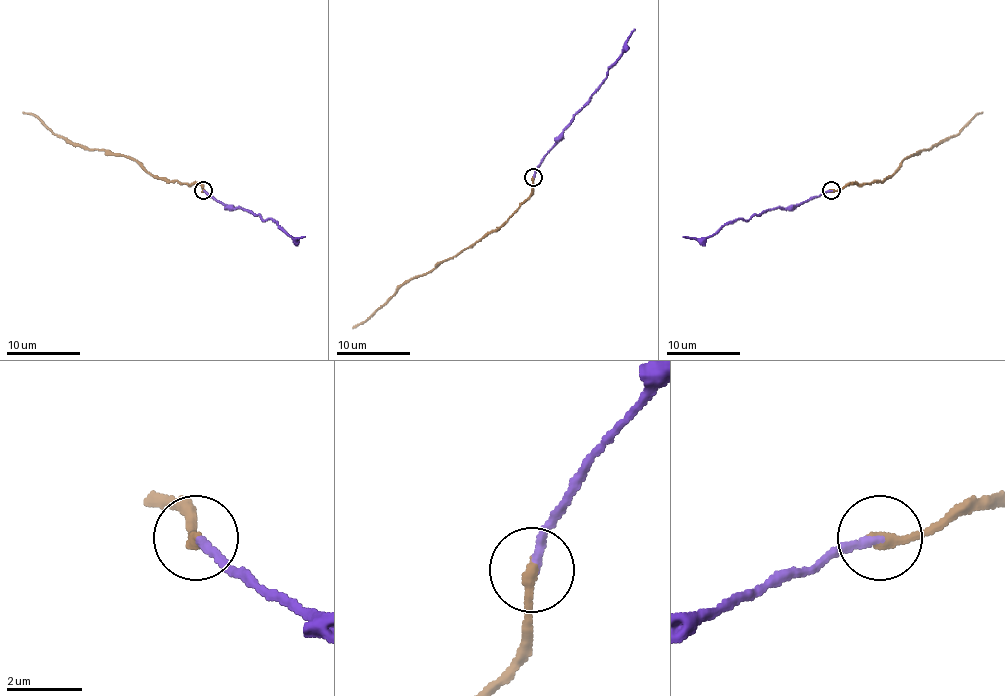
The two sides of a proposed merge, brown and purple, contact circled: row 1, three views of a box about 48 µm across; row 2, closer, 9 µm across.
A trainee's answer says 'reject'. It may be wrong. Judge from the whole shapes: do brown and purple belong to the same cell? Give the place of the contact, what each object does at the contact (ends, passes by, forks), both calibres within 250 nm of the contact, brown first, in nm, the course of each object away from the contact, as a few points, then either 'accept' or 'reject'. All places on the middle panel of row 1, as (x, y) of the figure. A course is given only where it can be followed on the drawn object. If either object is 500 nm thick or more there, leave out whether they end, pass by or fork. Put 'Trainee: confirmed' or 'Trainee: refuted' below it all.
at (533, 177); brown ends there; purple ends there; 320 nm thick on the brown side, 240 nm on the other; brown runs (533, 178), (531, 194), (496, 229), (415, 275), (352, 329); purple runs (533, 176), (555, 139), (603, 80), (634, 28); accept
Trainee: refuted

